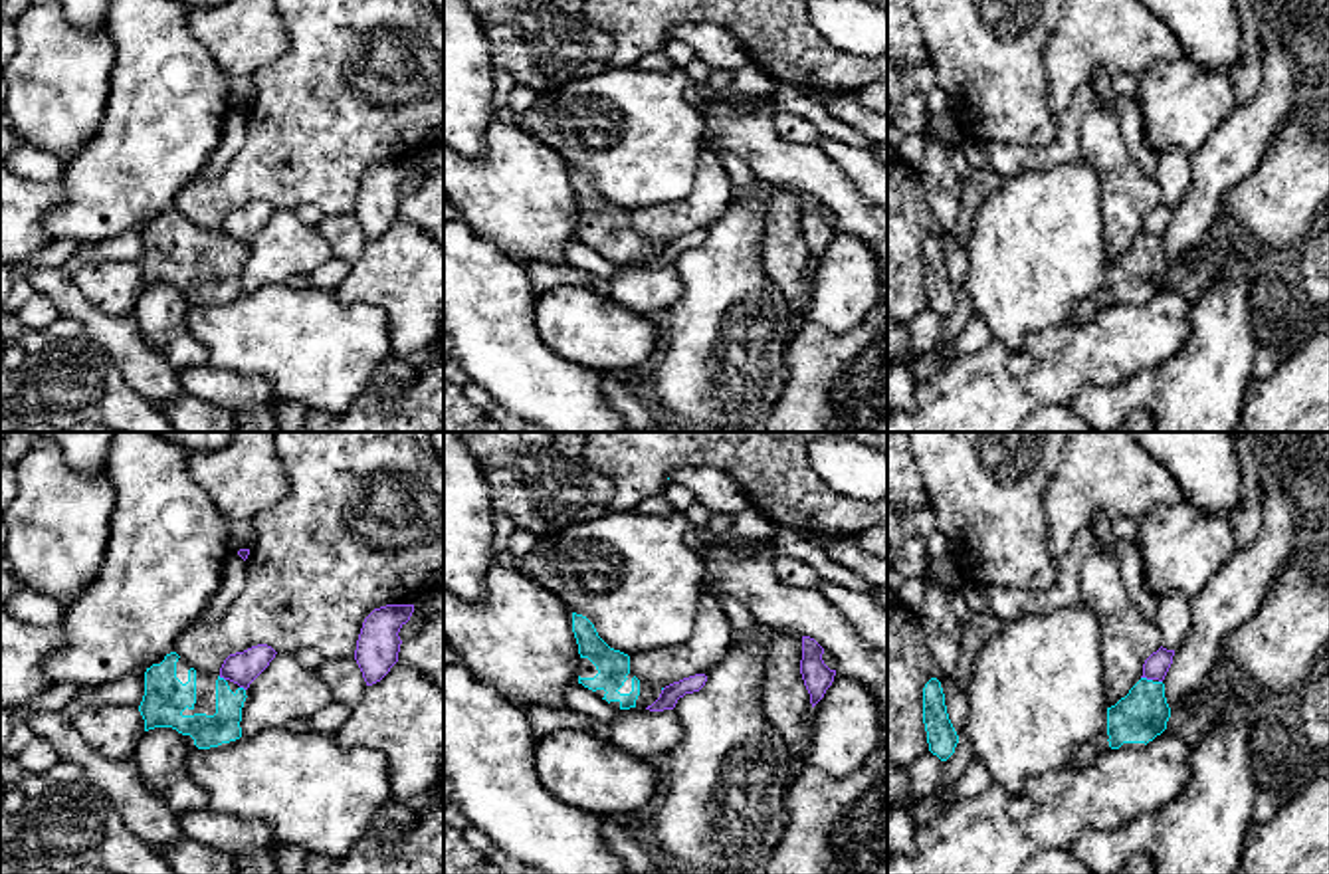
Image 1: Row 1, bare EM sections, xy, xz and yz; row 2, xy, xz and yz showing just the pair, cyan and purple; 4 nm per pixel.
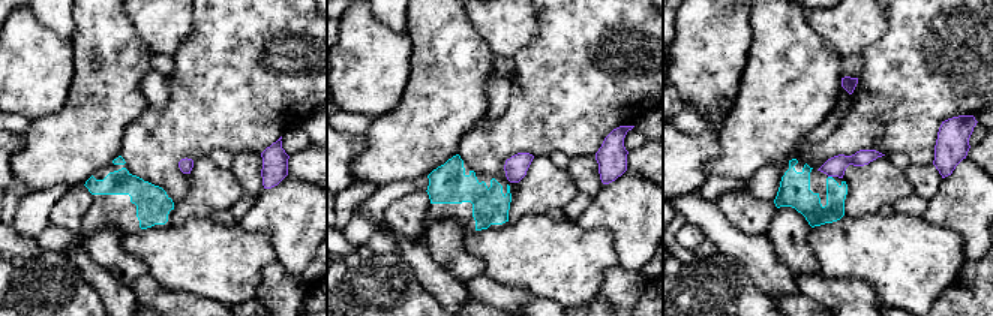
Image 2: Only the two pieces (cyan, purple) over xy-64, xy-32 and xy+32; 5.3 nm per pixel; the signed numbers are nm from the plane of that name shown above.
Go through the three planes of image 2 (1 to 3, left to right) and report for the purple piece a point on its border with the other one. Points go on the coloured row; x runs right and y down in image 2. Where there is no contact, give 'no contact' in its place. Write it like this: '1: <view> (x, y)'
1: no contact
2: no contact
3: xy+32 (830, 177)

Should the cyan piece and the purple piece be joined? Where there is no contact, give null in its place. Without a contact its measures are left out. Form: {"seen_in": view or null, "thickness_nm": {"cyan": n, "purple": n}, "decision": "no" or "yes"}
{"seen_in": "yz", "thickness_nm": {"cyan": 200, "purple": 100}, "decision": "no"}

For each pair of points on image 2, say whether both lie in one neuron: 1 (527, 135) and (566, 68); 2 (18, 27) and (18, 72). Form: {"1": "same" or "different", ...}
{"1": "same", "2": "same"}

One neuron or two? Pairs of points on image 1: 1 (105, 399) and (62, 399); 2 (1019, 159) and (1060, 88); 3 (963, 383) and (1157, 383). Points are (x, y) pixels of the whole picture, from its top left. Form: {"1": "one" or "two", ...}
{"1": "one", "2": "two", "3": "two"}

